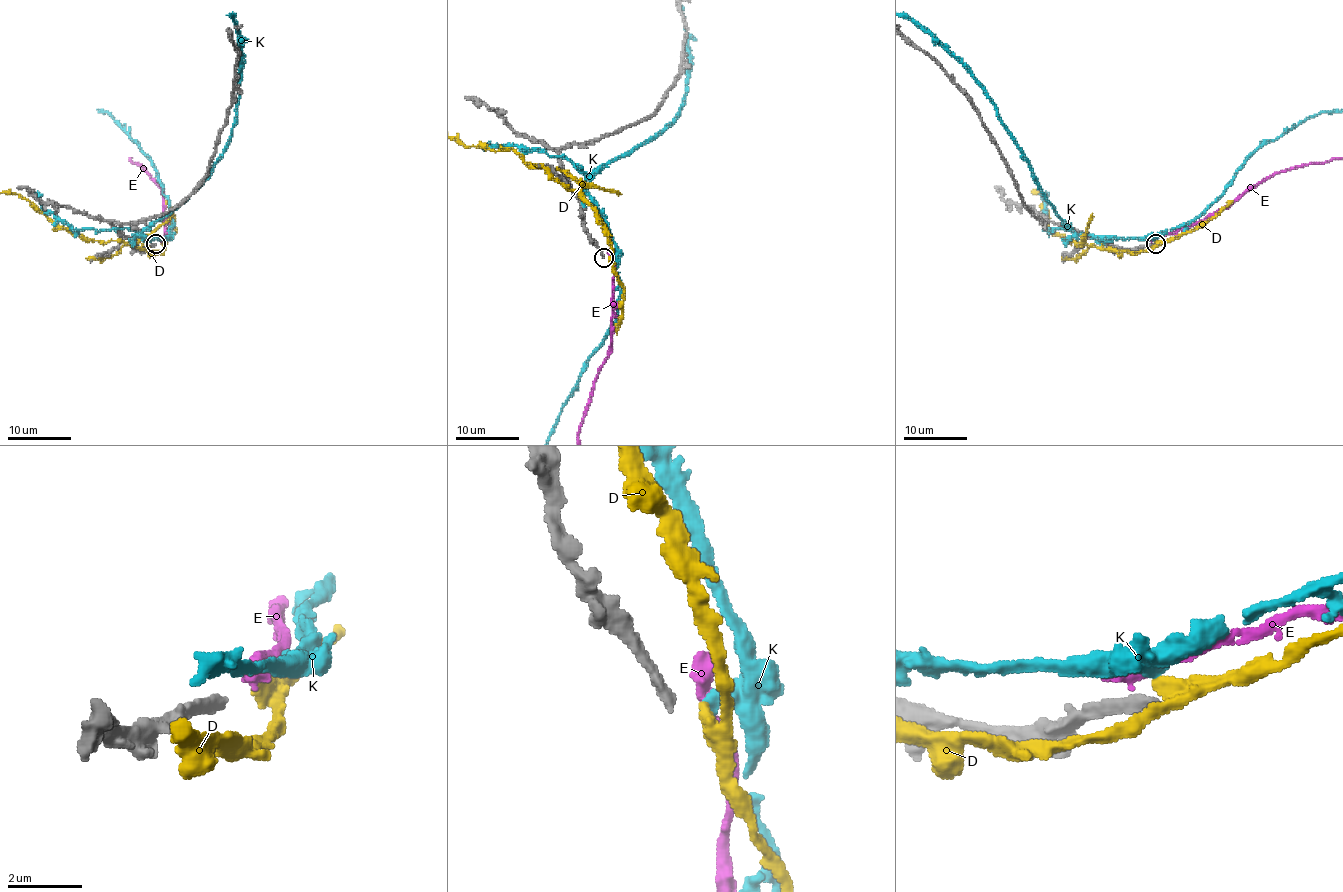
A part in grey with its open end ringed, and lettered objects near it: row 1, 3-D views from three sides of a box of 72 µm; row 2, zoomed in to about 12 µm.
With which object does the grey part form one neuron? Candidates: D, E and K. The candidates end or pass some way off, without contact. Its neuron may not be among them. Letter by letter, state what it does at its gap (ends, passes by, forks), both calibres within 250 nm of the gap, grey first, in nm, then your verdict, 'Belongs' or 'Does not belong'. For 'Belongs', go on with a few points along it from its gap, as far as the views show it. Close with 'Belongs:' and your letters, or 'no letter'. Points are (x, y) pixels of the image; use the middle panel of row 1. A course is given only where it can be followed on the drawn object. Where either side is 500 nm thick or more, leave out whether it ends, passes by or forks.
D: It passes by. Thickness 320 nm (grey) against 360 nm. Does not belong
E: Thickness 320 nm (grey) against 550 nm. Does not belong
K: It ends there. Thickness 320 nm (grey) against 380 nm. Does not belong
Belongs: no letter

